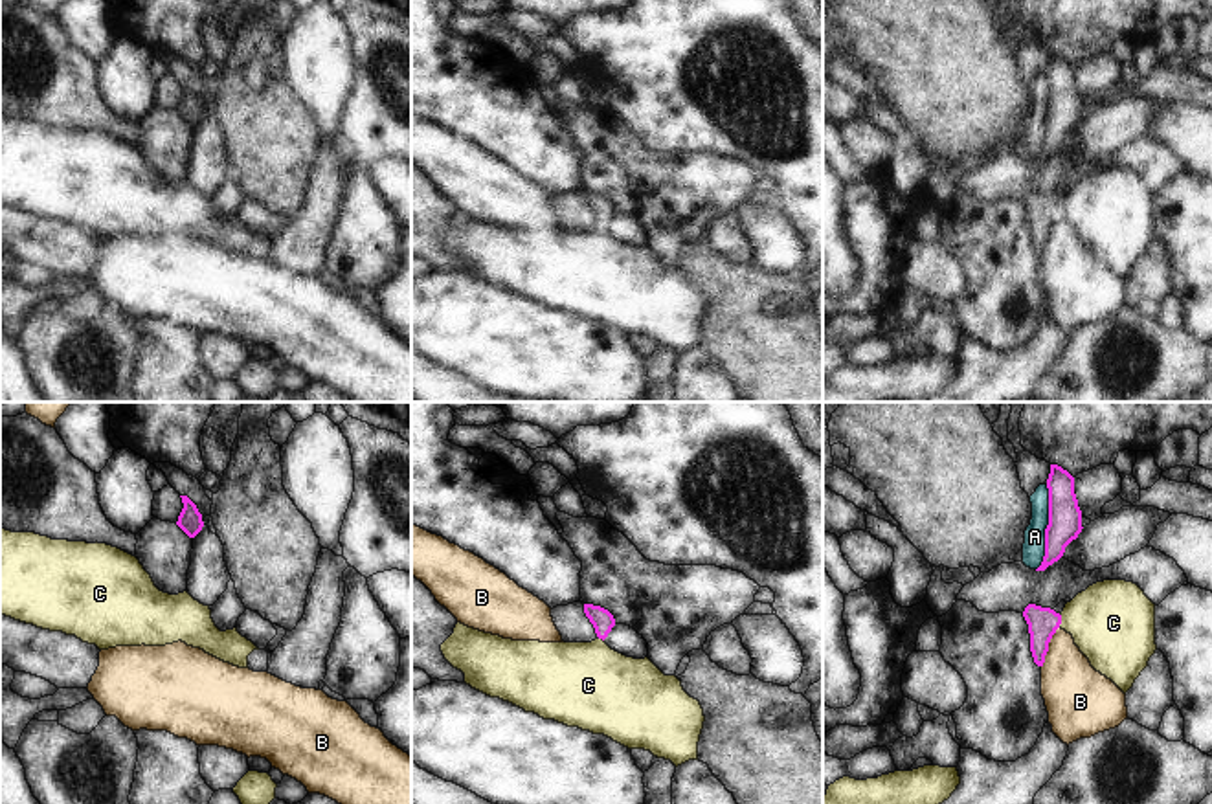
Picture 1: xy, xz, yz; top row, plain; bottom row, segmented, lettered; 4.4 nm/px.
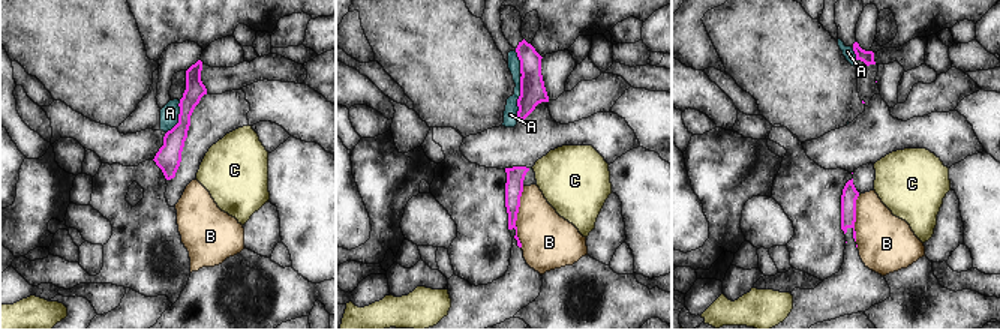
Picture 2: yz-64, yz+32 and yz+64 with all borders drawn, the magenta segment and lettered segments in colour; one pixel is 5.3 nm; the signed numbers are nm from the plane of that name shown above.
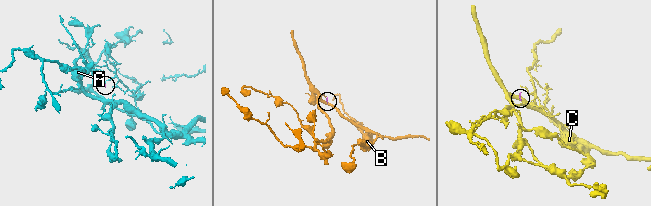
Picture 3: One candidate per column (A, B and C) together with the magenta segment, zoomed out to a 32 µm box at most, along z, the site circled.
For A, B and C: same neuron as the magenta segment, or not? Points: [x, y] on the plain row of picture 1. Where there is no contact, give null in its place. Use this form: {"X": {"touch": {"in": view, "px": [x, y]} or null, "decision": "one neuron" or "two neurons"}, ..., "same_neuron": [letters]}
{"A": {"touch": {"in": "yz", "px": [1047, 116]}, "decision": "two neurons"}, "B": {"touch": {"in": "yz", "px": [1047, 235]}, "decision": "two neurons"}, "C": {"touch": {"in": "yz", "px": [1060, 210]}, "decision": "two neurons"}, "same_neuron": []}

